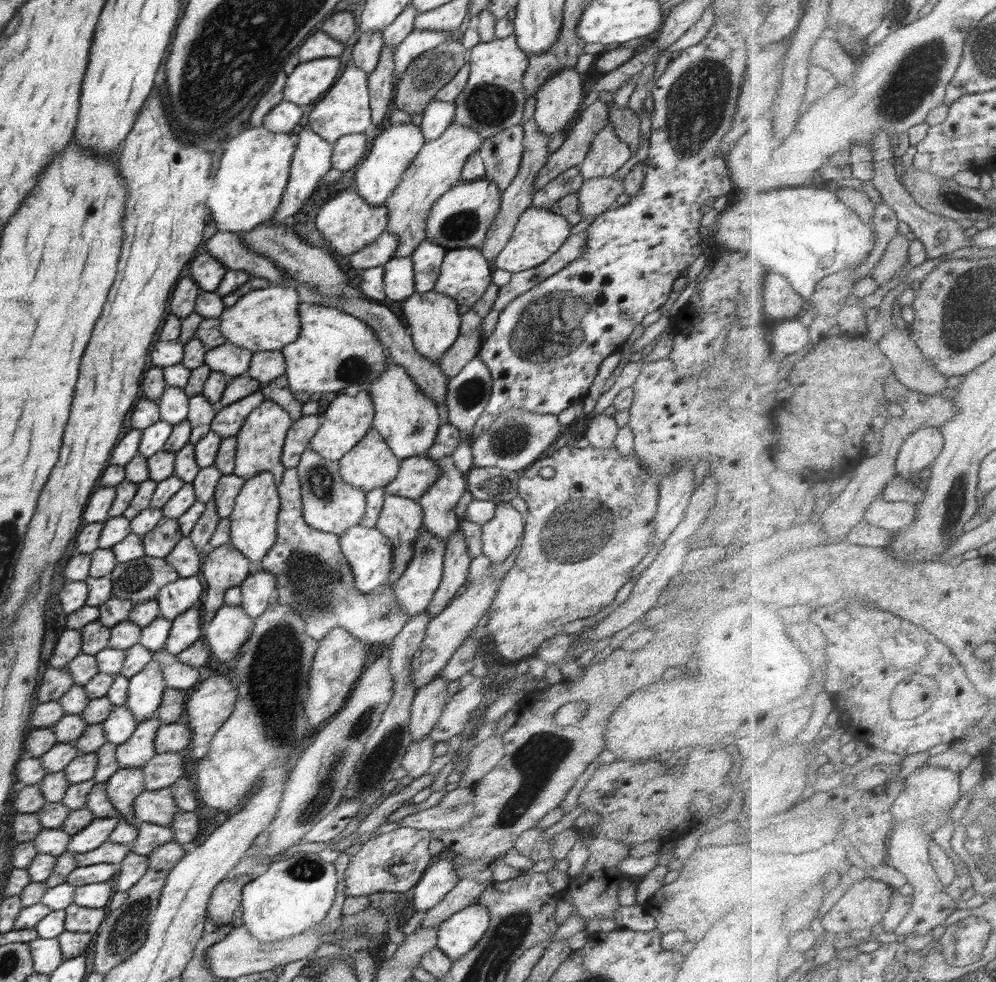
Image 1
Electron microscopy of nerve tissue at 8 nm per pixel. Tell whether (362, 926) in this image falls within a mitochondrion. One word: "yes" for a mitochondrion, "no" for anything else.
yes

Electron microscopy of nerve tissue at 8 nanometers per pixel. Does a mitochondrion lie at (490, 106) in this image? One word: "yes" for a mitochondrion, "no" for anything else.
yes

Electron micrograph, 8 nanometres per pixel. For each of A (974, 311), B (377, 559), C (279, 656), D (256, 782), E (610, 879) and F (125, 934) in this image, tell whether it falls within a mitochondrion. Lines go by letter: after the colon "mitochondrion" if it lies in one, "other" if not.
A: mitochondrion
B: other
C: mitochondrion
D: other
E: other
F: mitochondrion

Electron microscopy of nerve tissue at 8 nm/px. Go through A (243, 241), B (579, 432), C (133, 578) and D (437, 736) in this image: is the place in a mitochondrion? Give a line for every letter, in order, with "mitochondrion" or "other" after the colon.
A: other
B: other
C: mitochondrion
D: other

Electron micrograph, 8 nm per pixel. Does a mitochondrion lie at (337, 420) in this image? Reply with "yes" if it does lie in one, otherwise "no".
no

